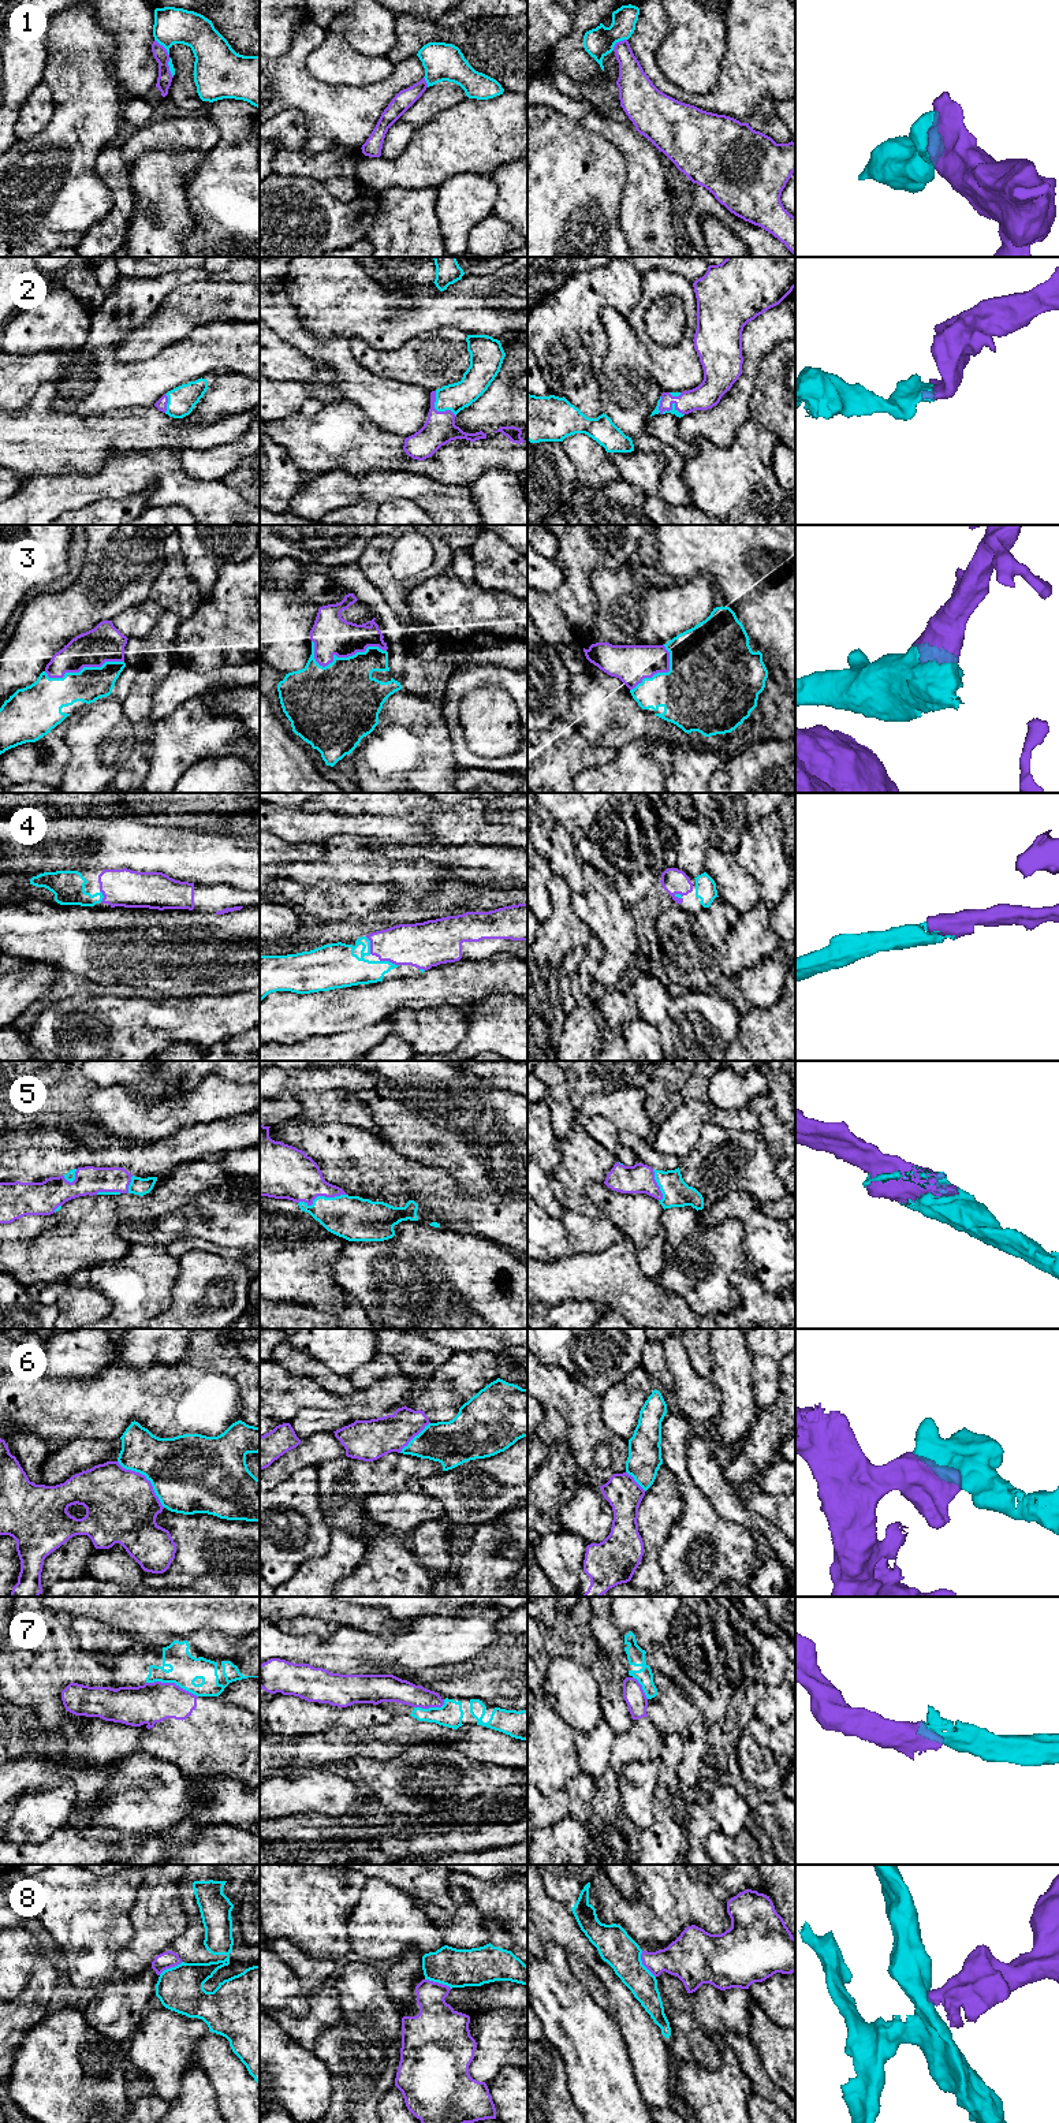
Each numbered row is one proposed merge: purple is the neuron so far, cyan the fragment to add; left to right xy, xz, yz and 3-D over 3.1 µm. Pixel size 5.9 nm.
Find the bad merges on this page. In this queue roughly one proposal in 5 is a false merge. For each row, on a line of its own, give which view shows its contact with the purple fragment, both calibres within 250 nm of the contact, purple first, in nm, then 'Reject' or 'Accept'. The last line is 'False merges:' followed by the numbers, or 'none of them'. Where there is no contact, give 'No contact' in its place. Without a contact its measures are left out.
1: Touches purple in yz. Thickness 180 nm (purple) against 170 nm. Reject
2: Touches purple in xz. Thickness 190 nm (purple) against 160 nm. Accept
3: Touches purple in xz. Thickness 240 nm (purple) against 440 nm. Accept
4: Touches purple in xz. Thickness 280 nm (purple) against 190 nm. Accept
5: Touches purple in xz. Thickness 300 nm (purple) against 260 nm. Accept
6: Touches purple in xy. Thickness 420 nm (purple) against 440 nm. Reject
7: Touches purple in xy. Thickness 240 nm (purple) against 180 nm. Reject
8: Touches purple in xz. Thickness 260 nm (purple) against 220 nm. Reject
False merges: 1, 6, 7, 8

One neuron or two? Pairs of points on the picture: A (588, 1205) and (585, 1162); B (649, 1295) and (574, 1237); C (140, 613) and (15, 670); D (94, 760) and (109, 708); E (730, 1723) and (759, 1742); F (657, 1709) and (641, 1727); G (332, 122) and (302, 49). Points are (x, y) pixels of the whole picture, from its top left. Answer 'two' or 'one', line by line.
A: one
B: two
C: two
D: one
E: two
F: two
G: one

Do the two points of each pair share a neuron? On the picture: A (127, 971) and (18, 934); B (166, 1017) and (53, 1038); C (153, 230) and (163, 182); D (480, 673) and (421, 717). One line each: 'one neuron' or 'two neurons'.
A: one neuron
B: one neuron
C: one neuron
D: two neurons

